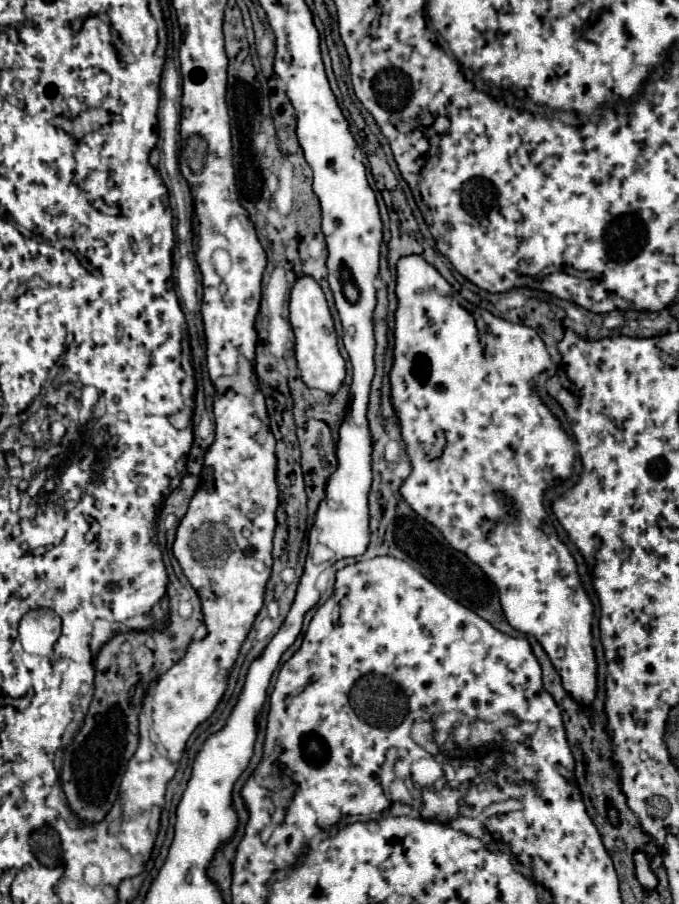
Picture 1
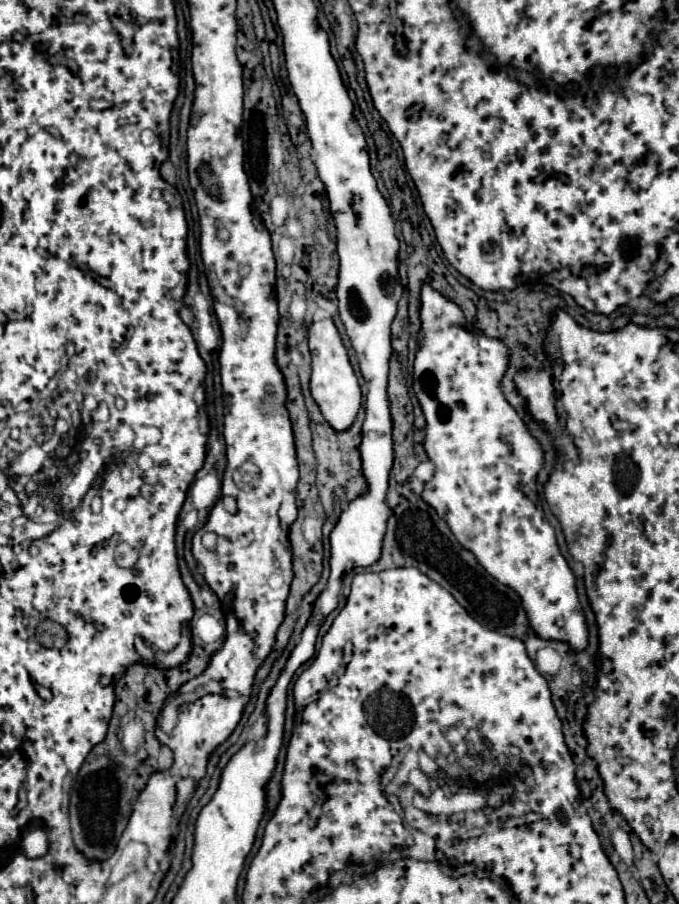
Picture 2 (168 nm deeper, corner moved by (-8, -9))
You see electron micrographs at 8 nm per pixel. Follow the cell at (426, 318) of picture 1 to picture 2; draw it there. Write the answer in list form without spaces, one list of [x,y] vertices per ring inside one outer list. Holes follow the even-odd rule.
[[[421,285],[419,297],[423,337],[419,337],[413,363],[413,391],[427,421],[423,447],[429,461],[435,465],[435,475],[425,483],[421,497],[439,513],[457,541],[477,557],[491,577],[519,593],[537,637],[563,641],[575,653],[585,651],[589,629],[577,597],[575,575],[559,551],[555,531],[543,515],[537,493],[537,475],[545,465],[545,451],[529,433],[527,423],[519,417],[515,407],[503,397],[501,381],[509,367],[509,345],[503,339],[487,337],[483,331],[467,325],[459,305],[447,301],[447,297],[431,289],[431,285]]]

